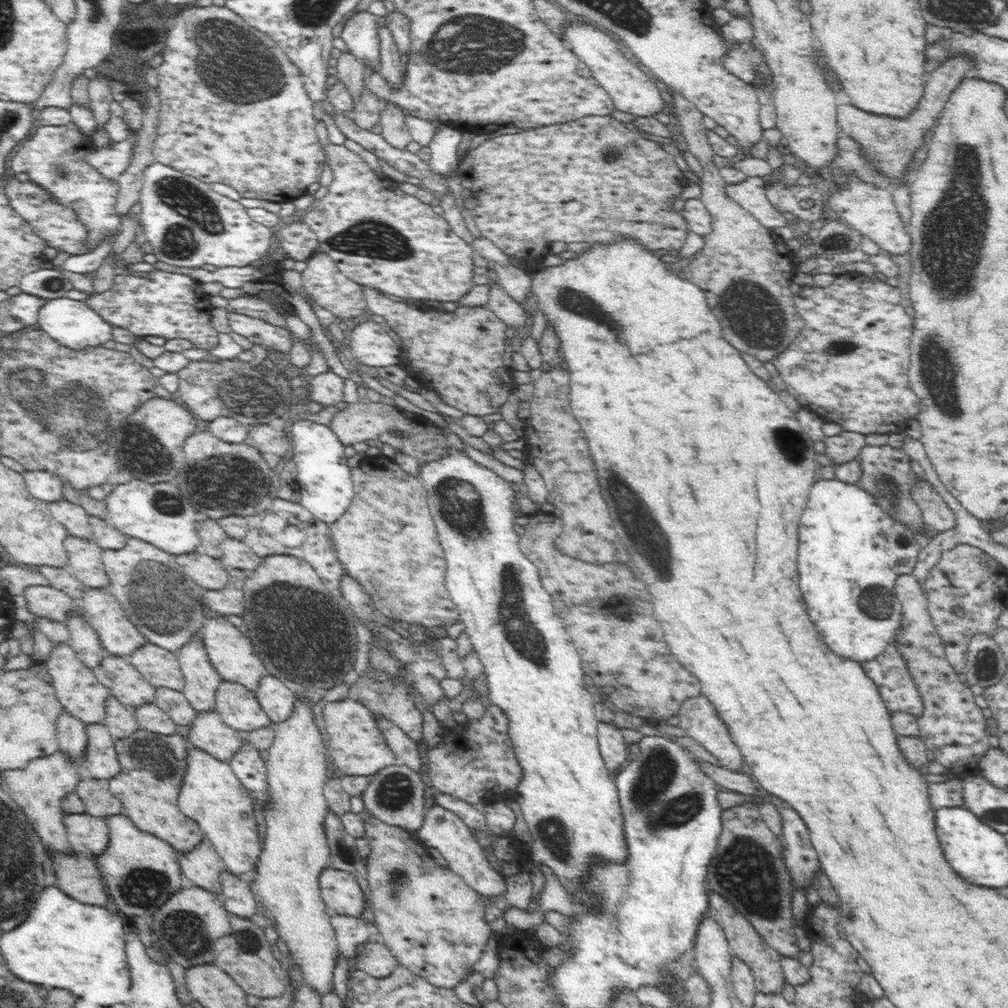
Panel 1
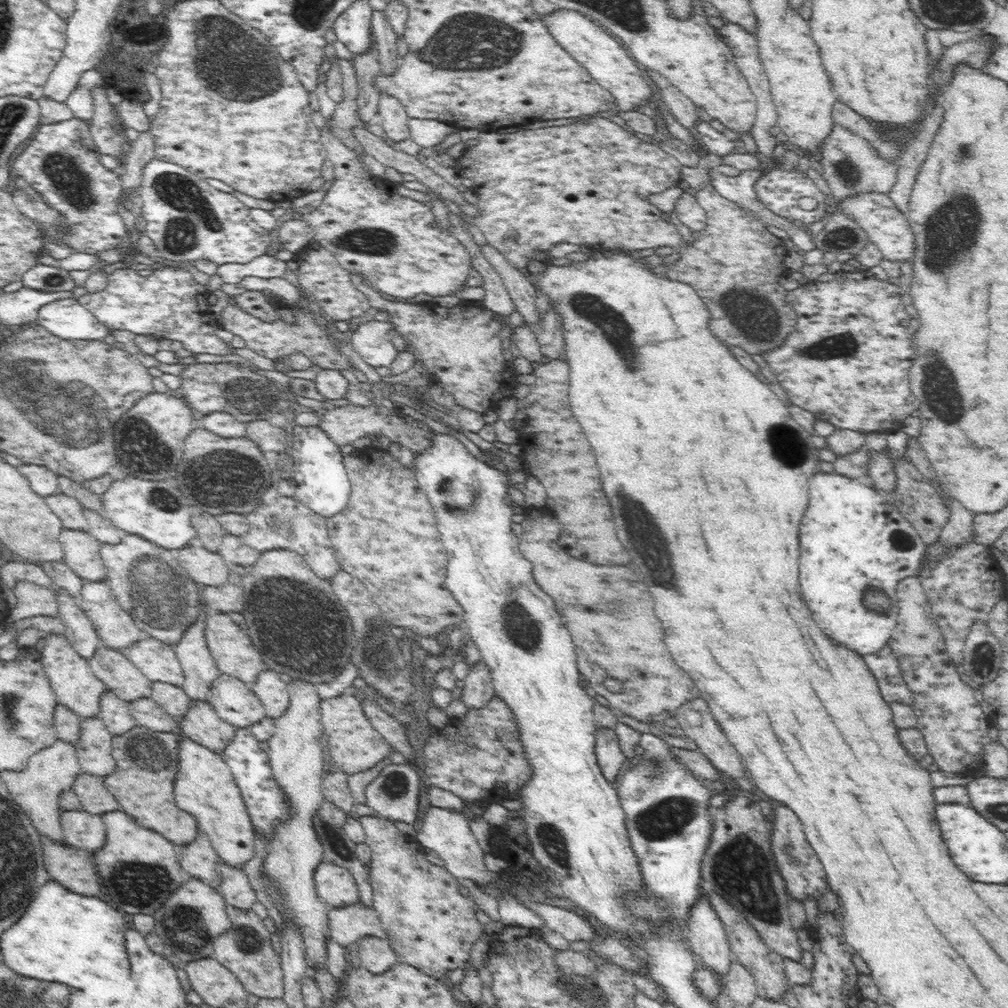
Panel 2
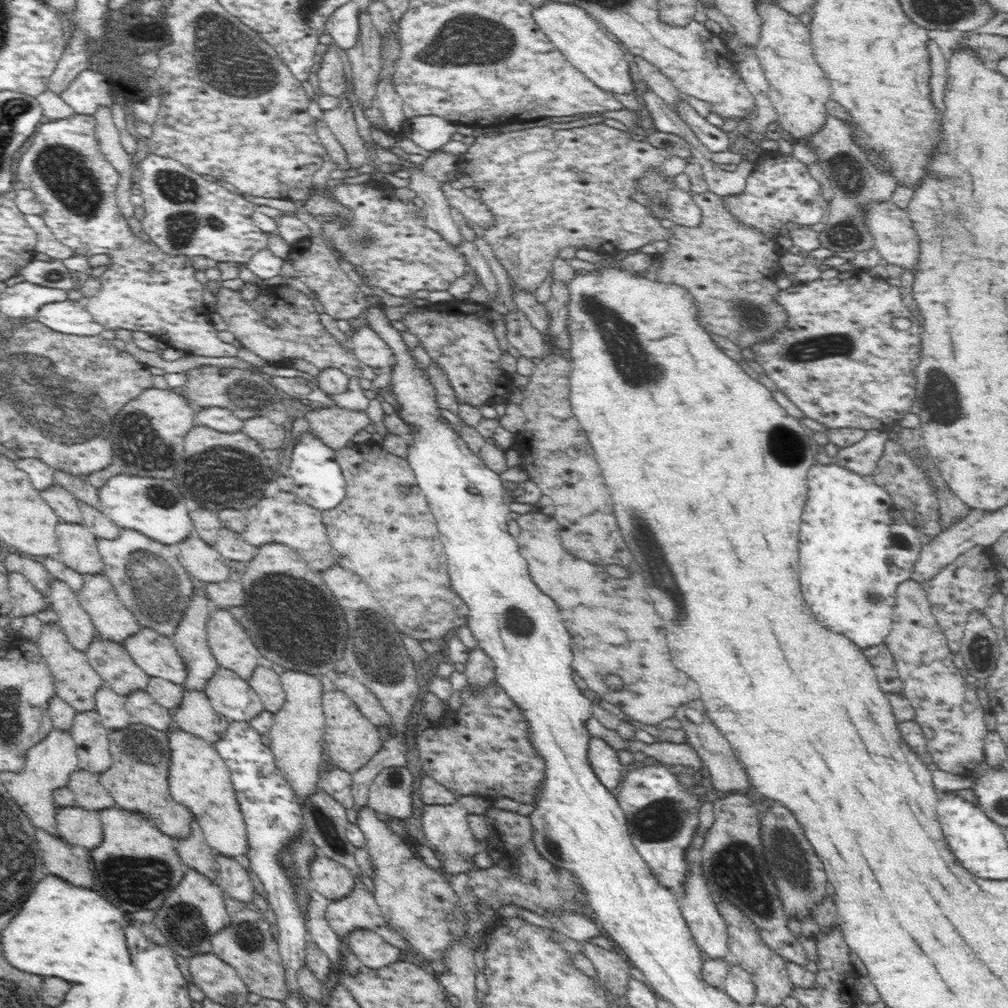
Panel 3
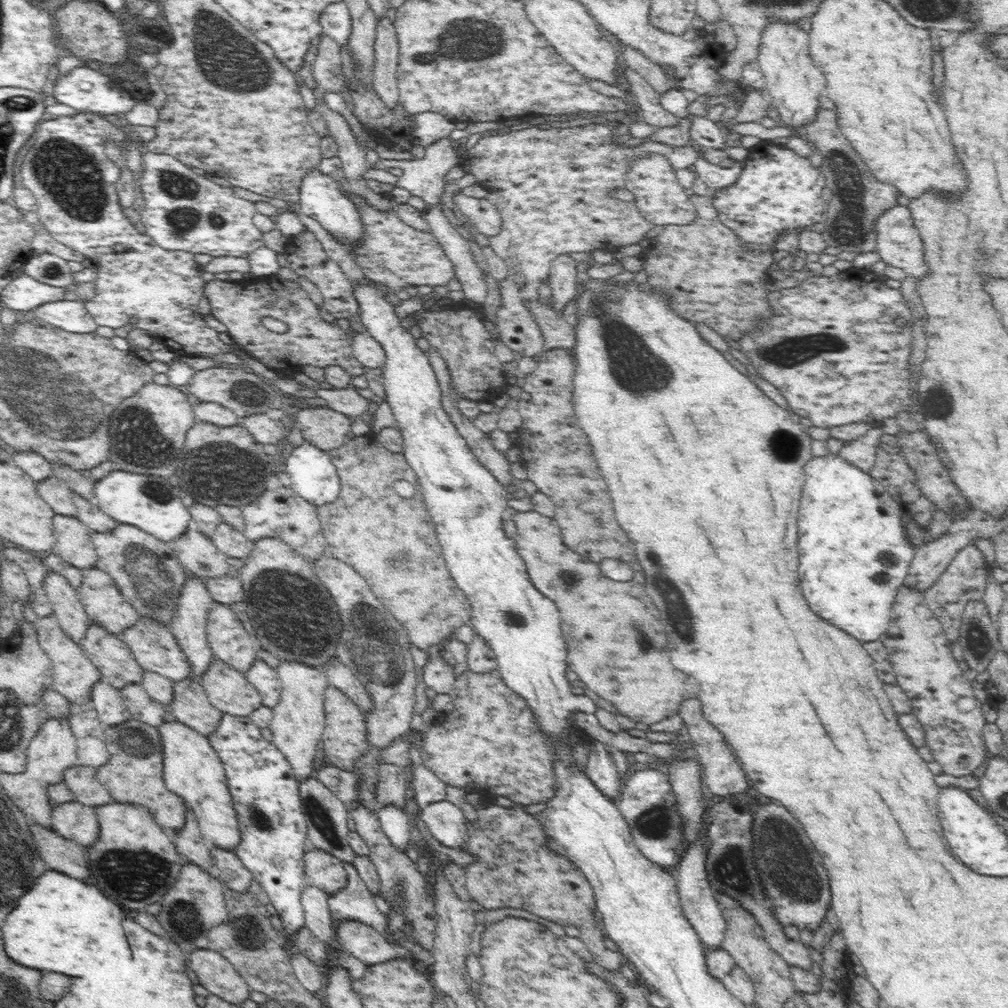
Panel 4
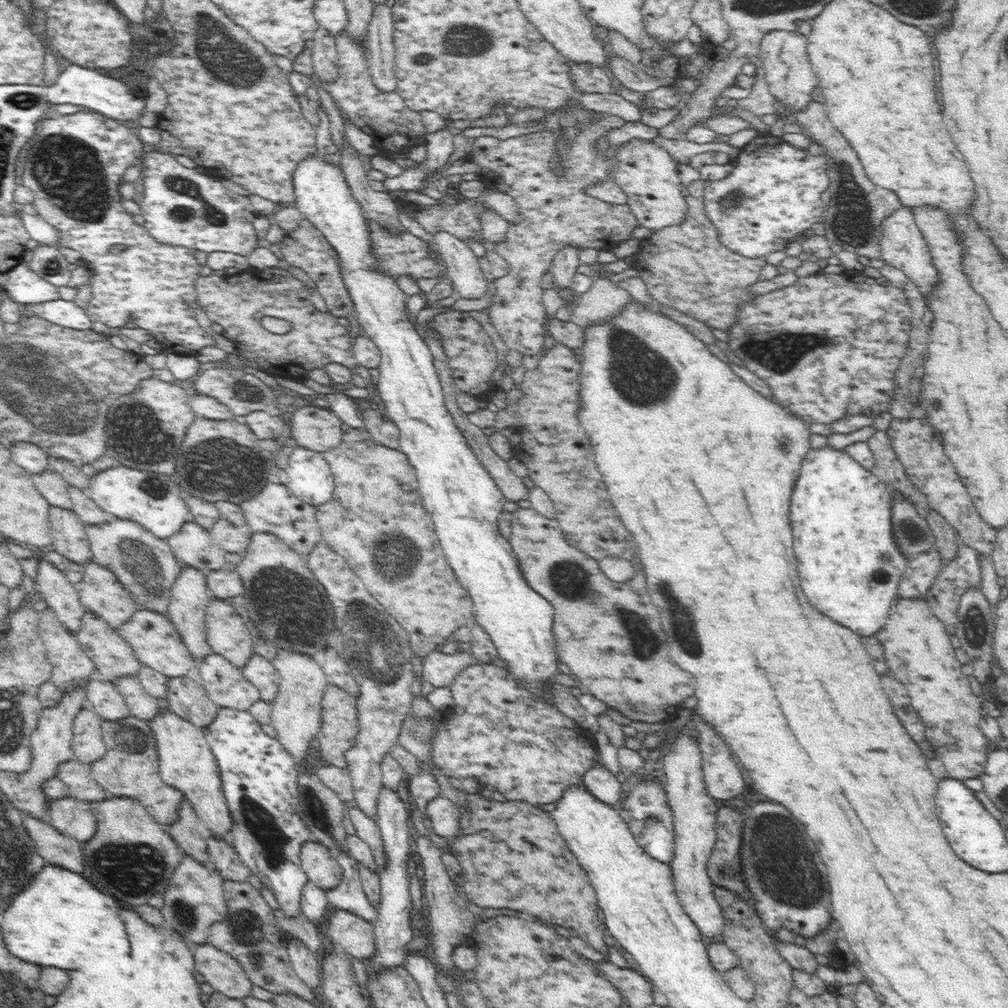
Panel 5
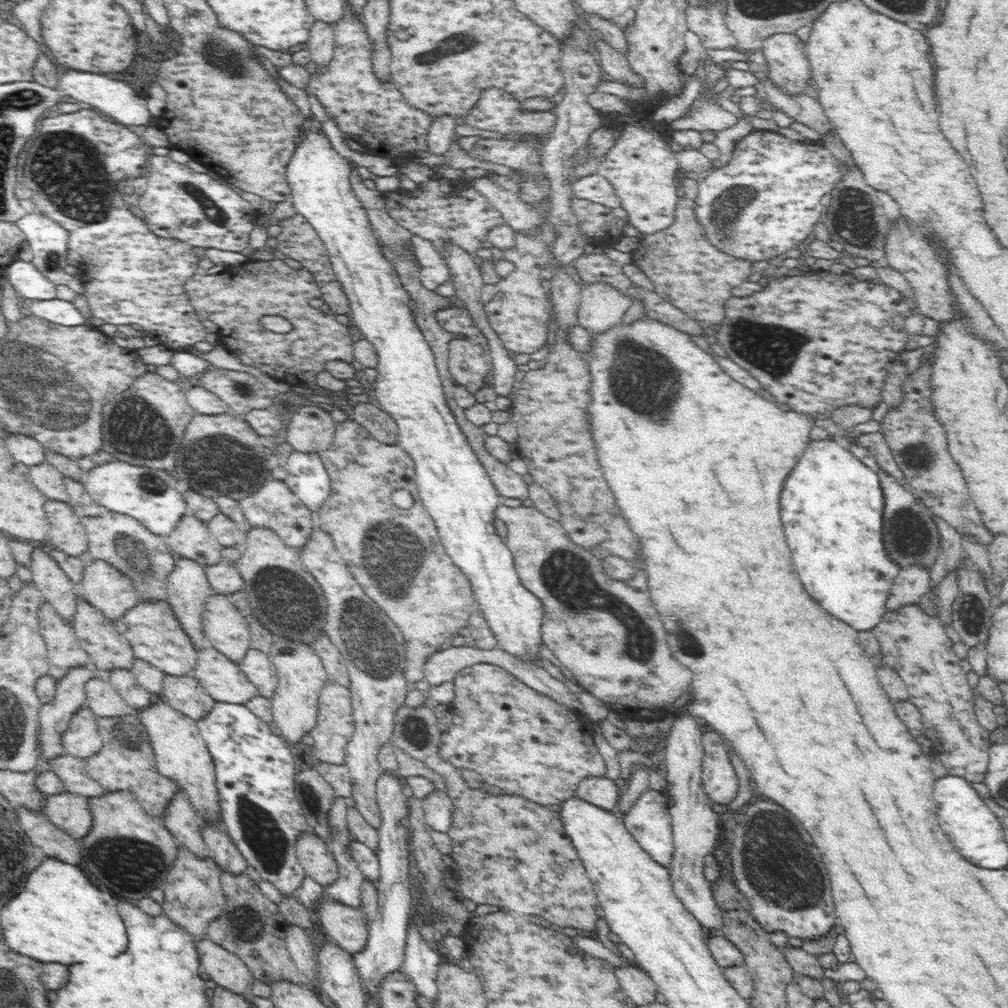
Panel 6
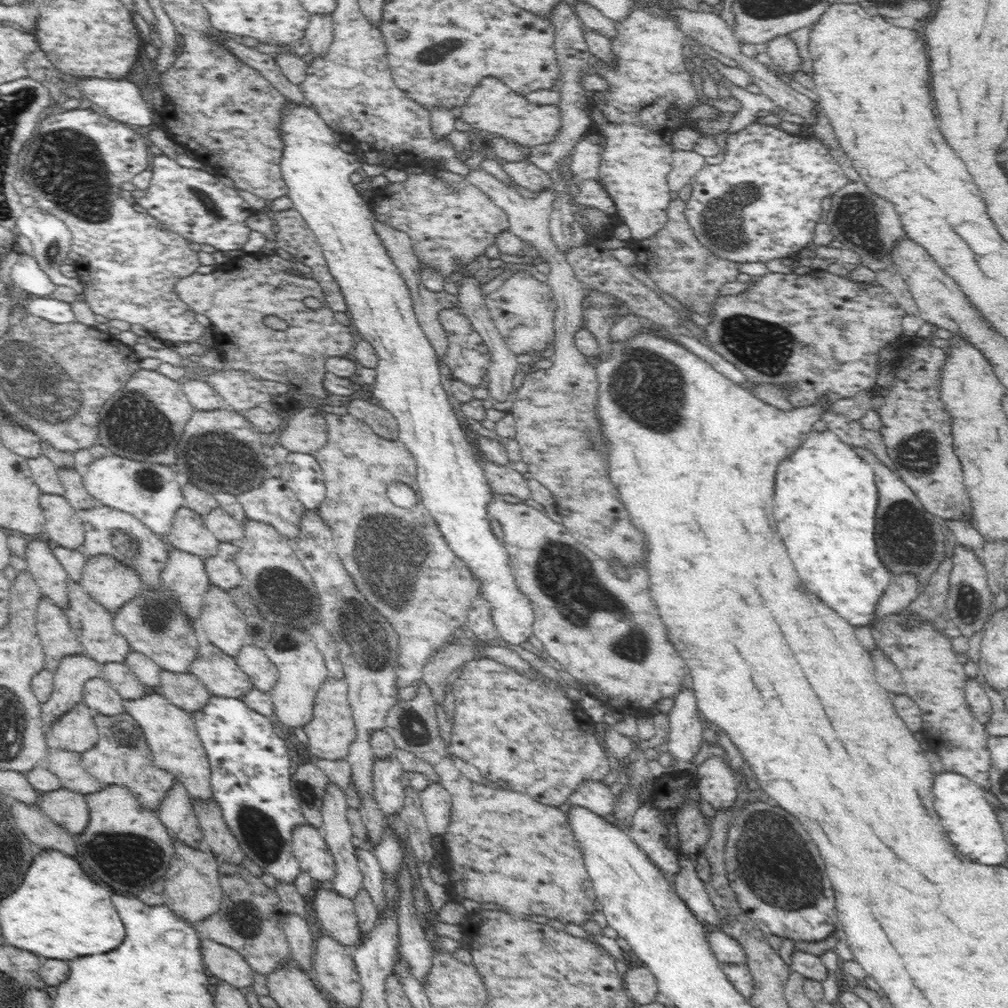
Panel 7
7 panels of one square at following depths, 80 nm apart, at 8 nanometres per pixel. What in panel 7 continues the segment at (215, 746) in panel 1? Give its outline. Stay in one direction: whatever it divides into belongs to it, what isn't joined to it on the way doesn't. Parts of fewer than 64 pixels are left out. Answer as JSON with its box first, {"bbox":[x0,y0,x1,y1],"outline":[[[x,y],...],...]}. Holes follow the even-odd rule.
{"bbox":[156,668,212,713],"outline":[[[161,668],[159,677],[160,686],[156,692],[188,713],[200,710],[212,696],[190,672],[173,673]]]}

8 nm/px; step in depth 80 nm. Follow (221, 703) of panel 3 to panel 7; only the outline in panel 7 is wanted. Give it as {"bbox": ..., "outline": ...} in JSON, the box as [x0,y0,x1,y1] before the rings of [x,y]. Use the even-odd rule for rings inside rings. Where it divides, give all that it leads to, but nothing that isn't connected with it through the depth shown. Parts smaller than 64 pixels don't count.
{"bbox":[188,643,254,699],"outline":[[[212,643],[197,648],[197,655],[188,672],[196,675],[214,696],[242,699],[254,688],[236,659]]]}

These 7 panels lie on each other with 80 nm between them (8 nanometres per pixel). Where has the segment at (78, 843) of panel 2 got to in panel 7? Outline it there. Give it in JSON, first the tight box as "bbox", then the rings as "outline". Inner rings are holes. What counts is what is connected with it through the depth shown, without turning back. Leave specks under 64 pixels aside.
{"bbox":[36,787,89,834],"outline":[[[64,787],[40,793],[36,802],[39,812],[46,813],[55,823],[80,834],[88,824],[89,810],[84,795]]]}

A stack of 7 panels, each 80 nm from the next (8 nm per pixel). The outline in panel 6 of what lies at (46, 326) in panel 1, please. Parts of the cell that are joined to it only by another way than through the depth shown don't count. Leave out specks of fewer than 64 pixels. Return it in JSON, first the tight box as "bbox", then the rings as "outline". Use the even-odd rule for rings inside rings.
{"bbox":[30,298,85,327],"outline":[[[57,298],[33,300],[30,302],[30,312],[32,312],[32,315],[63,327],[75,327],[76,325],[85,324],[83,314],[72,302]]]}

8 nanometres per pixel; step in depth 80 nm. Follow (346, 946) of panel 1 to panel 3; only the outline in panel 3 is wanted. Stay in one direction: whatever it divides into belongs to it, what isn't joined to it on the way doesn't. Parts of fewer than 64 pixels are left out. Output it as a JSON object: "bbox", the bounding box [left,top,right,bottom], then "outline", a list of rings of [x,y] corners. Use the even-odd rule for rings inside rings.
{"bbox":[325,877,411,950],"outline":[[[354,877],[352,894],[342,900],[331,901],[325,916],[329,928],[332,928],[340,939],[357,930],[372,930],[395,948],[406,950],[411,946],[404,937],[395,933],[385,920],[369,889],[369,883],[365,880]]]}

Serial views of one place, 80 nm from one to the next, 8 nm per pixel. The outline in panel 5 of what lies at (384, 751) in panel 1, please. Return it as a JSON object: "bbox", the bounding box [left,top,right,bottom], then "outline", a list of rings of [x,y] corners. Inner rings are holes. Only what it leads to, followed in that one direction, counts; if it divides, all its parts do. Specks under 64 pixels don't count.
{"bbox":[315,684,359,768],"outline":[[[328,684],[321,705],[322,722],[315,736],[320,742],[320,756],[328,764],[344,768],[345,752],[352,748],[359,731],[356,699],[342,688]]]}

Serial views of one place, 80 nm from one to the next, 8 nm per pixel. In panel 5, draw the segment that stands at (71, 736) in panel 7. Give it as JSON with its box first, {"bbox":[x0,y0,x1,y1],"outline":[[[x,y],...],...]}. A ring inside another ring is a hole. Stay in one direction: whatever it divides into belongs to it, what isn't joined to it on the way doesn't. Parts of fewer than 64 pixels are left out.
{"bbox":[71,705,107,764],"outline":[[[89,705],[84,706],[74,718],[71,747],[78,761],[90,764],[105,756],[107,744],[100,728],[102,721]]]}

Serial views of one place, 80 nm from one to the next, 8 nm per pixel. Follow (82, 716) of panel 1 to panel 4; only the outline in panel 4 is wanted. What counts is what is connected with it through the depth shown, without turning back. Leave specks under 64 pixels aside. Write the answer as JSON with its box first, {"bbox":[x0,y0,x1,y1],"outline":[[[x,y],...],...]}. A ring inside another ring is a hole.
{"bbox":[34,614,102,709],"outline":[[[54,614],[39,617],[39,621],[34,625],[38,633],[38,642],[42,650],[48,655],[51,662],[51,670],[54,686],[64,698],[72,703],[76,709],[84,709],[90,706],[91,690],[94,684],[102,680],[101,672],[96,665],[86,656],[82,647],[74,643],[60,626]]]}

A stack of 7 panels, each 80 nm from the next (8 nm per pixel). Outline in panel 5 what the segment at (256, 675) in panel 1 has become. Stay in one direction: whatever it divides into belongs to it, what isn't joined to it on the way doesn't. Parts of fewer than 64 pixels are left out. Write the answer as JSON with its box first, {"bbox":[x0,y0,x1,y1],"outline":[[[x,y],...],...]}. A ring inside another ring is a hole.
{"bbox":[205,598,254,668],"outline":[[[212,598],[207,602],[205,633],[214,653],[224,656],[234,666],[242,668],[253,655],[254,642],[244,620],[230,604],[231,601],[218,598]]]}

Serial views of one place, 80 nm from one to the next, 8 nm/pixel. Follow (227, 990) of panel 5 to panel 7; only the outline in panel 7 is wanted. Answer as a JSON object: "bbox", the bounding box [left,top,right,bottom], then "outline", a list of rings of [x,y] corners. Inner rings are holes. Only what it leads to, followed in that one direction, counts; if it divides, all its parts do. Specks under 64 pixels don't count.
{"bbox":[201,937,254,990],"outline":[[[203,937],[201,954],[204,968],[220,981],[241,990],[254,982],[254,970],[236,950]]]}

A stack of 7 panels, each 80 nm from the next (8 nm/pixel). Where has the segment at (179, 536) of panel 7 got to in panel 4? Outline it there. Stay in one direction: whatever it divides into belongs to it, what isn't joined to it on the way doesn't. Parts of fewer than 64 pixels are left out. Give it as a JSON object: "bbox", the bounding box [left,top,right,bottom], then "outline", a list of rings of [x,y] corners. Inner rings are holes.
{"bbox":[169,527,232,579],"outline":[[[196,527],[186,529],[180,538],[170,541],[169,545],[176,550],[182,568],[192,575],[203,579],[221,577],[232,572],[226,563],[227,556]]]}

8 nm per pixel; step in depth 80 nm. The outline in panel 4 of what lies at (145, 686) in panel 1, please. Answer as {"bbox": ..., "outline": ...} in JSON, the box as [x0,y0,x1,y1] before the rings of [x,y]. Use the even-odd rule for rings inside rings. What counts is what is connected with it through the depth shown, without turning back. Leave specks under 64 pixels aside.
{"bbox":[80,620,144,690],"outline":[[[90,620],[80,645],[101,672],[103,683],[120,690],[131,684],[142,685],[144,669],[136,662],[128,645],[108,633],[100,623]]]}

